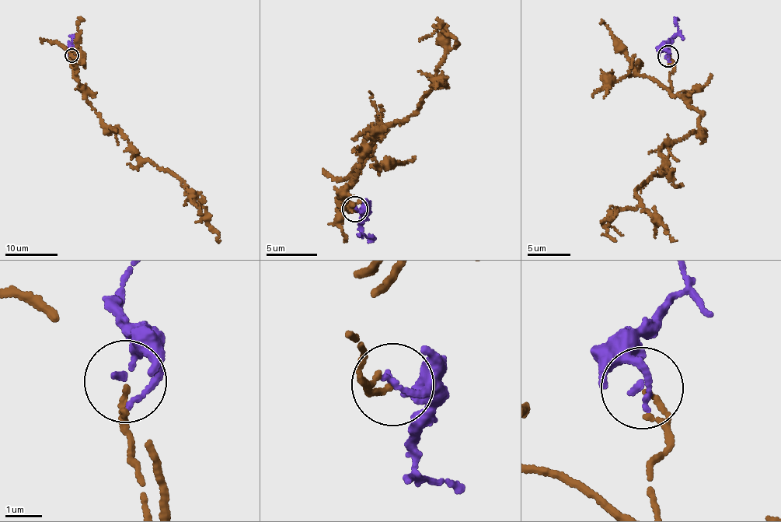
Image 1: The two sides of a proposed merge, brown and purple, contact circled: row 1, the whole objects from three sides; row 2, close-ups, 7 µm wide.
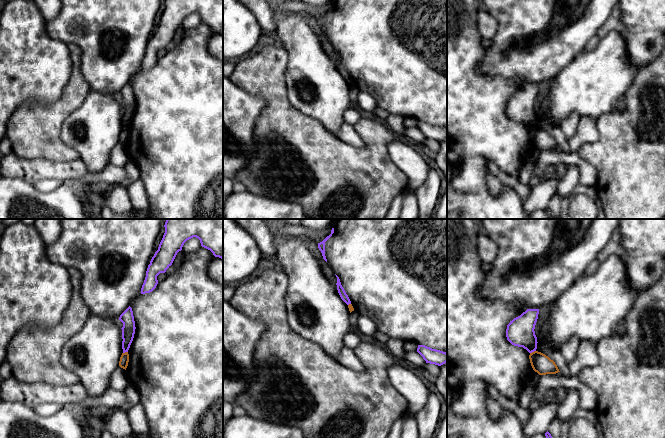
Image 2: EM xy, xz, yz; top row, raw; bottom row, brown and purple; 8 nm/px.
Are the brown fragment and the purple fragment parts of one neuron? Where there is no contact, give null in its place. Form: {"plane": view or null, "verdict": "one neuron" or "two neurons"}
{"plane": "yz", "verdict": "two neurons"}

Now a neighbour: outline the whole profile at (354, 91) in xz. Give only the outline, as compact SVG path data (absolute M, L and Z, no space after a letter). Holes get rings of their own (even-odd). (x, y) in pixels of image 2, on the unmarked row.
M355 86L350 89L350 93L349 93L349 98L350 98L349 108L350 109L355 109L359 92L360 90Z

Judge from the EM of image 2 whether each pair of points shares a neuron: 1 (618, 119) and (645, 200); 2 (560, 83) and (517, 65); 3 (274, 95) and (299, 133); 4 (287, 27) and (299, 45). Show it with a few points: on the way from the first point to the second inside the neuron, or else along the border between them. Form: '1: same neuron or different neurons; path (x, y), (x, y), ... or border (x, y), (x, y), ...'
1: same neuron; path (630, 139), (645, 154), (645, 180)
2: different neurons; border (569, 62), (552, 78)
3: same neuron; path (276, 104), (278, 112), (290, 124)
4: same neuron; path (291, 31), (299, 41)

